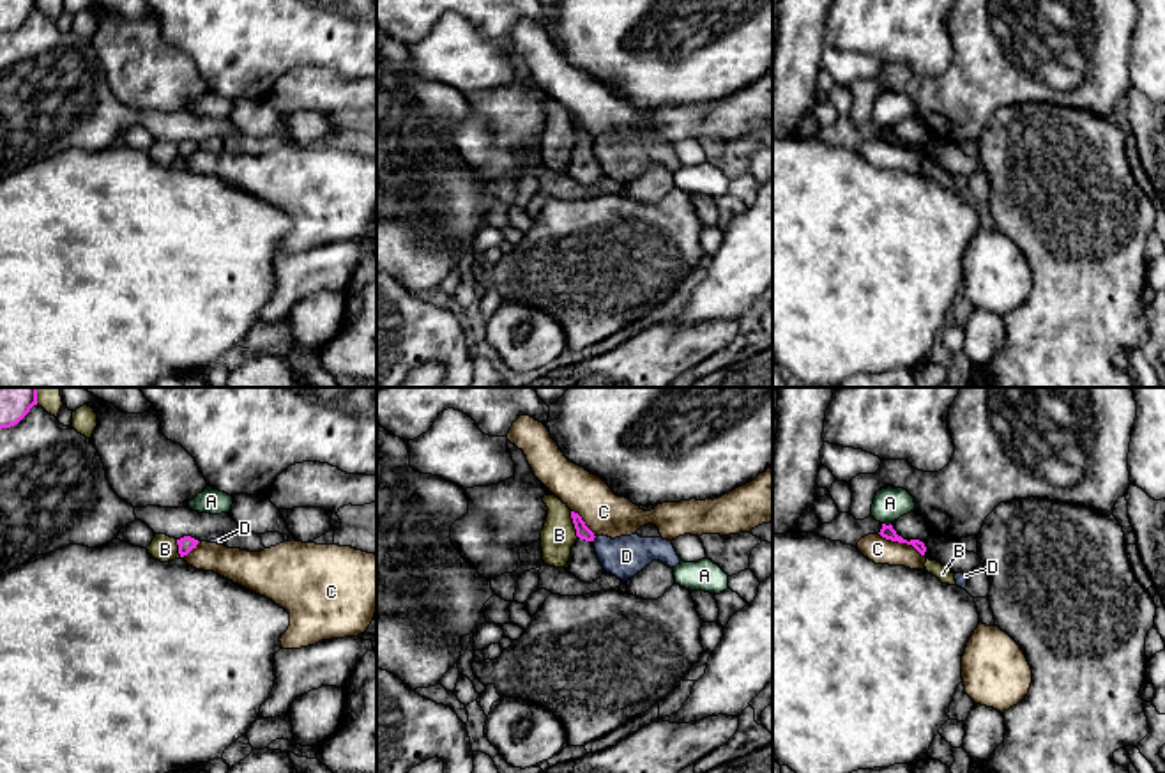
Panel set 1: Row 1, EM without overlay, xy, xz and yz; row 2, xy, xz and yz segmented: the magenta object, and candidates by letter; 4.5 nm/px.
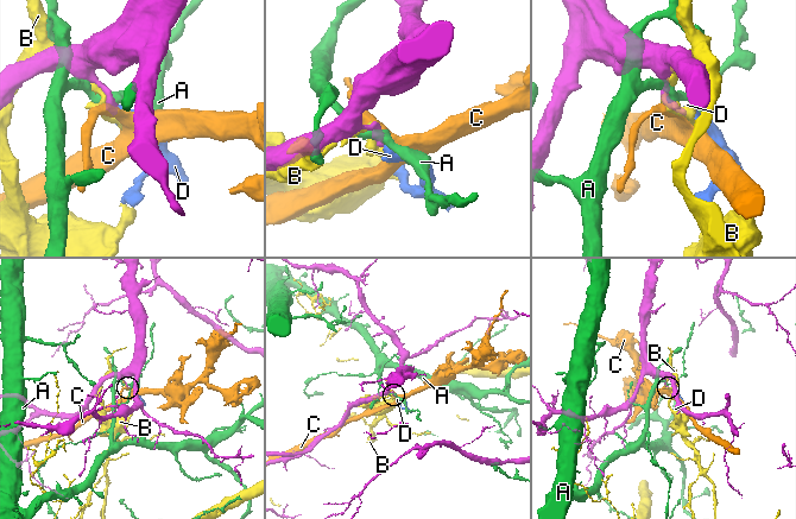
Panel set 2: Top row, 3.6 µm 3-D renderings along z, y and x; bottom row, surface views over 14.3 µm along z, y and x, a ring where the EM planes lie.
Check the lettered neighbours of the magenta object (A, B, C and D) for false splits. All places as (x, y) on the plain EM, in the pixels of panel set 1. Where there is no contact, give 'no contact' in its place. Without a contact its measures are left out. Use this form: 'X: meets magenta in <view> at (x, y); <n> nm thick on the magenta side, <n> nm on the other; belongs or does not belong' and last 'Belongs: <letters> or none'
A: meets magenta in yz at (884, 128); 60 nm thick on the magenta side, 150 nm on the other; does not belong
B: meets magenta in xz at (573, 126); 60 nm thick on the magenta side, 160 nm on the other; does not belong
C: meets magenta in yz at (902, 145); 60 nm thick on the magenta side, 120 nm on the other; does not belong
D: meets magenta in xz at (594, 140); 60 nm thick on the magenta side, 190 nm on the other; does not belong
Belongs: none

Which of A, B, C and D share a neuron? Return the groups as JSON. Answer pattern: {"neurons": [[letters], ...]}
{"neurons": [["A"], ["B"], ["C"], ["D"]]}

